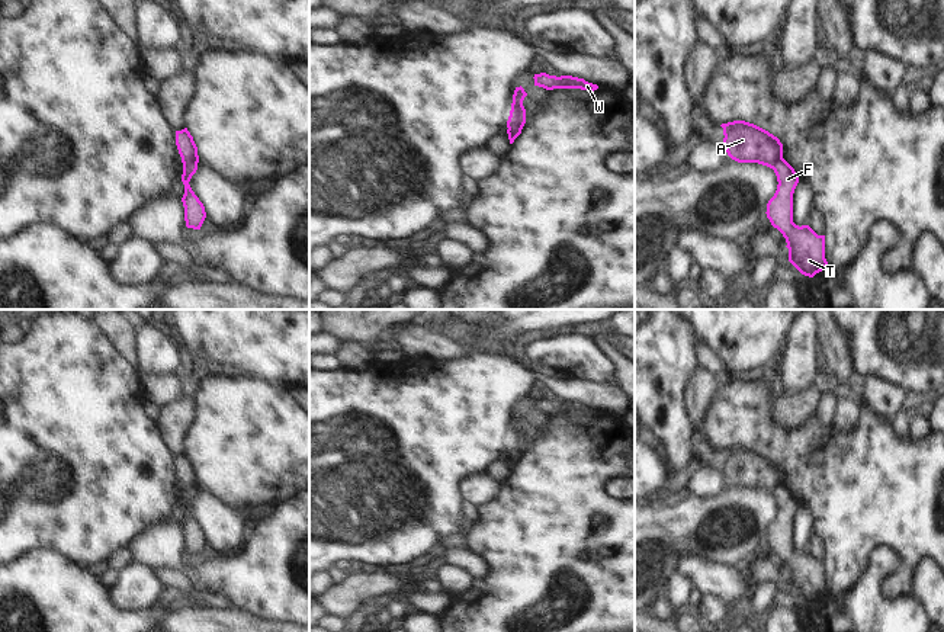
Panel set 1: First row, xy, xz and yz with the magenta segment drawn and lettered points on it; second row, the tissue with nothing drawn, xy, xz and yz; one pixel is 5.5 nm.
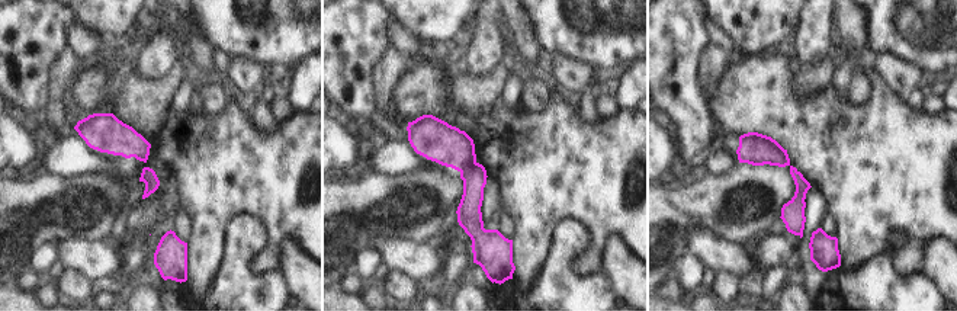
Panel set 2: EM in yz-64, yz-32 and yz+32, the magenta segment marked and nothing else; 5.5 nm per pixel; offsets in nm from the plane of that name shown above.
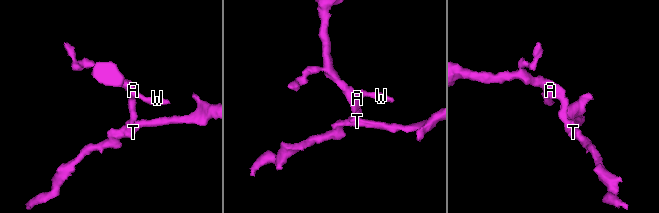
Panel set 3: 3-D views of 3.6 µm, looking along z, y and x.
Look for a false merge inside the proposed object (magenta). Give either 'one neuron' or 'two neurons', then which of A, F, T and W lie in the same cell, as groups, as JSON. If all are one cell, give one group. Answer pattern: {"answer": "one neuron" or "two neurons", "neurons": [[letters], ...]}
{"answer": "two neurons", "neurons": [["A", "W"], ["F", "T"]]}

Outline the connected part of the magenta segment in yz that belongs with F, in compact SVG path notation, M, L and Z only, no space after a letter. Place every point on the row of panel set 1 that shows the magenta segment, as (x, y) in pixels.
M780 158L773 167L777 190L767 203L767 218L786 238L789 262L805 276L813 277L826 269L825 235L818 235L809 225L793 222L793 193L799 183L794 169Z

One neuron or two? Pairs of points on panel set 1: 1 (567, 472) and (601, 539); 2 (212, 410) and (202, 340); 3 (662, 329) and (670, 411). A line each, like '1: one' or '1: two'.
1: one
2: two
3: one

